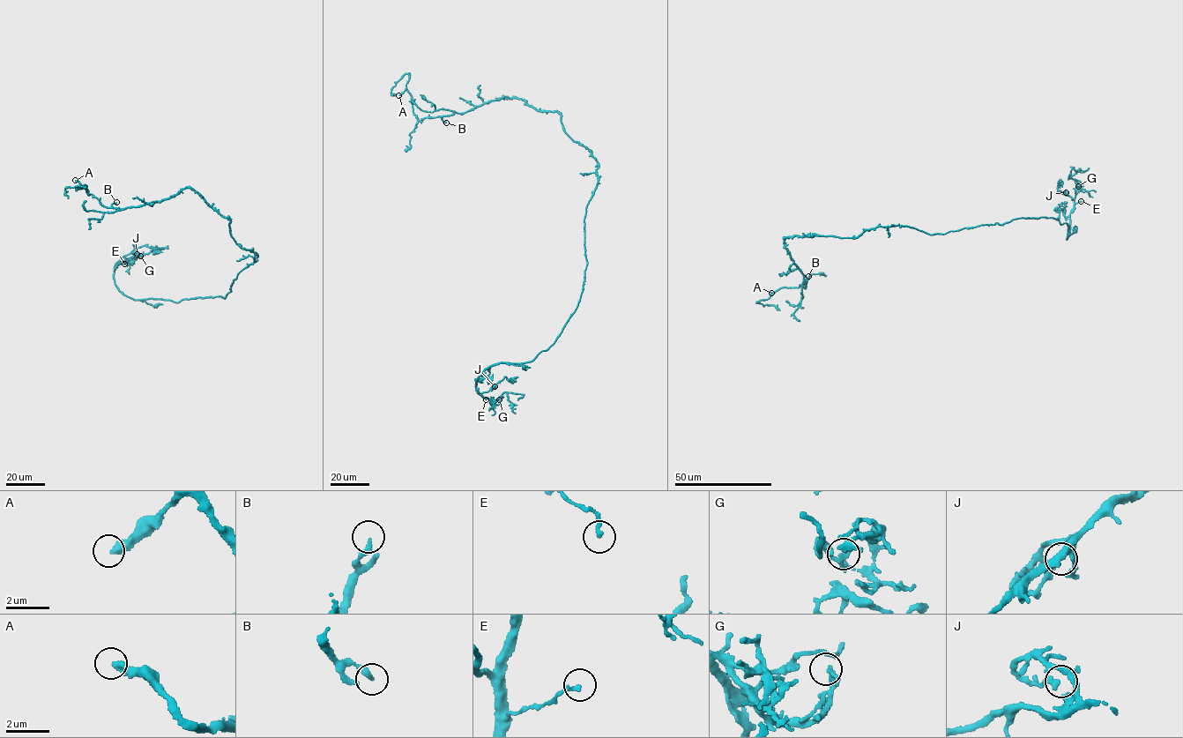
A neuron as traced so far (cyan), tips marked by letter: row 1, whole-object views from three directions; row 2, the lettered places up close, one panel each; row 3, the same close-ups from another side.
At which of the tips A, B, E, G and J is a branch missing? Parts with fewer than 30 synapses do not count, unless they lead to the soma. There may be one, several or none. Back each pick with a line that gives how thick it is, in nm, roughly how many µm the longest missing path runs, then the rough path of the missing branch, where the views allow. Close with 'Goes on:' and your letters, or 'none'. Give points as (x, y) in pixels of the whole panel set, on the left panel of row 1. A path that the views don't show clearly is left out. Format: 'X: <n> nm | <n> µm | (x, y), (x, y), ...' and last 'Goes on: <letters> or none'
Goes on: none

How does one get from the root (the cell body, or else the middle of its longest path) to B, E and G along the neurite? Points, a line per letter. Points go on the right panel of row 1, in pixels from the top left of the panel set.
B: (905, 227), (877, 226), (856, 238), (784, 238), (784, 243), (804, 276), (805, 285), (808, 276)
E: (905, 227), (945, 234), (1019, 218), (1051, 217), (1067, 224), (1067, 240), (1071, 210), (1081, 201)
G: (905, 227), (945, 234), (1019, 218), (1051, 217), (1067, 224), (1067, 240), (1078, 186)

